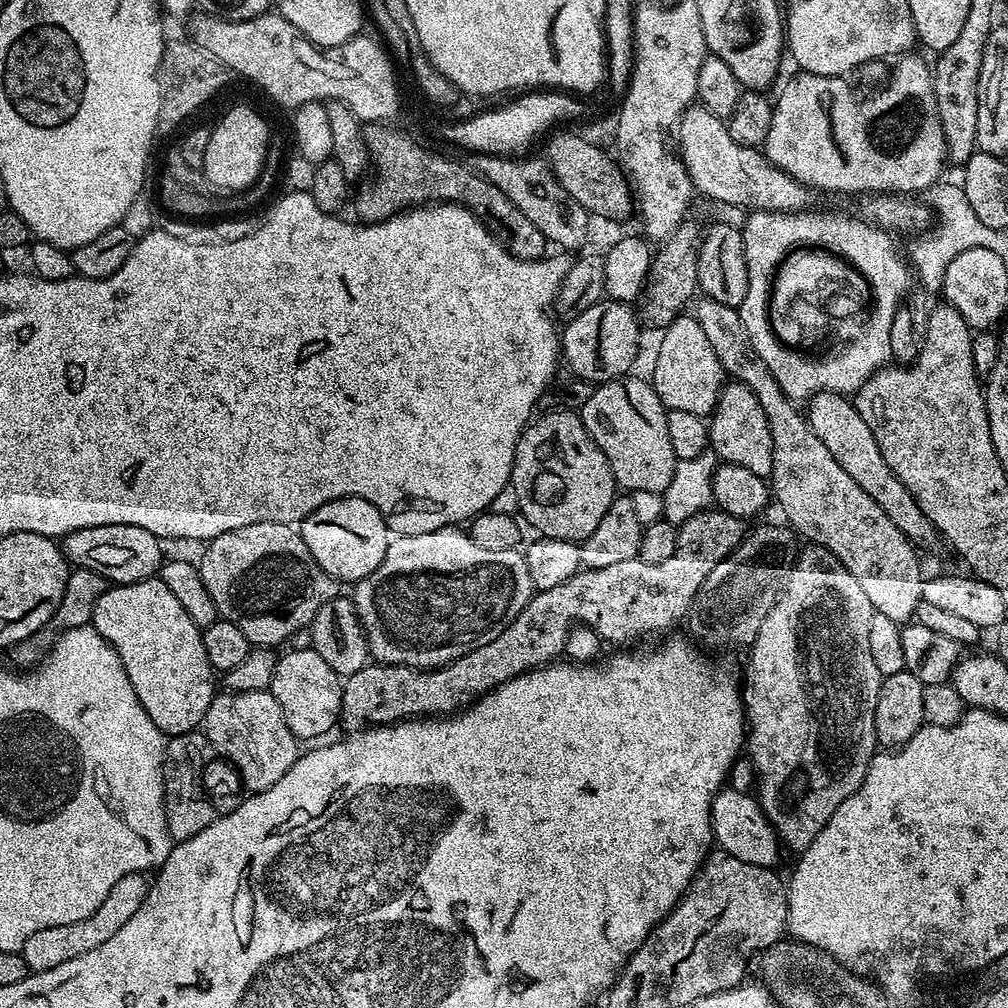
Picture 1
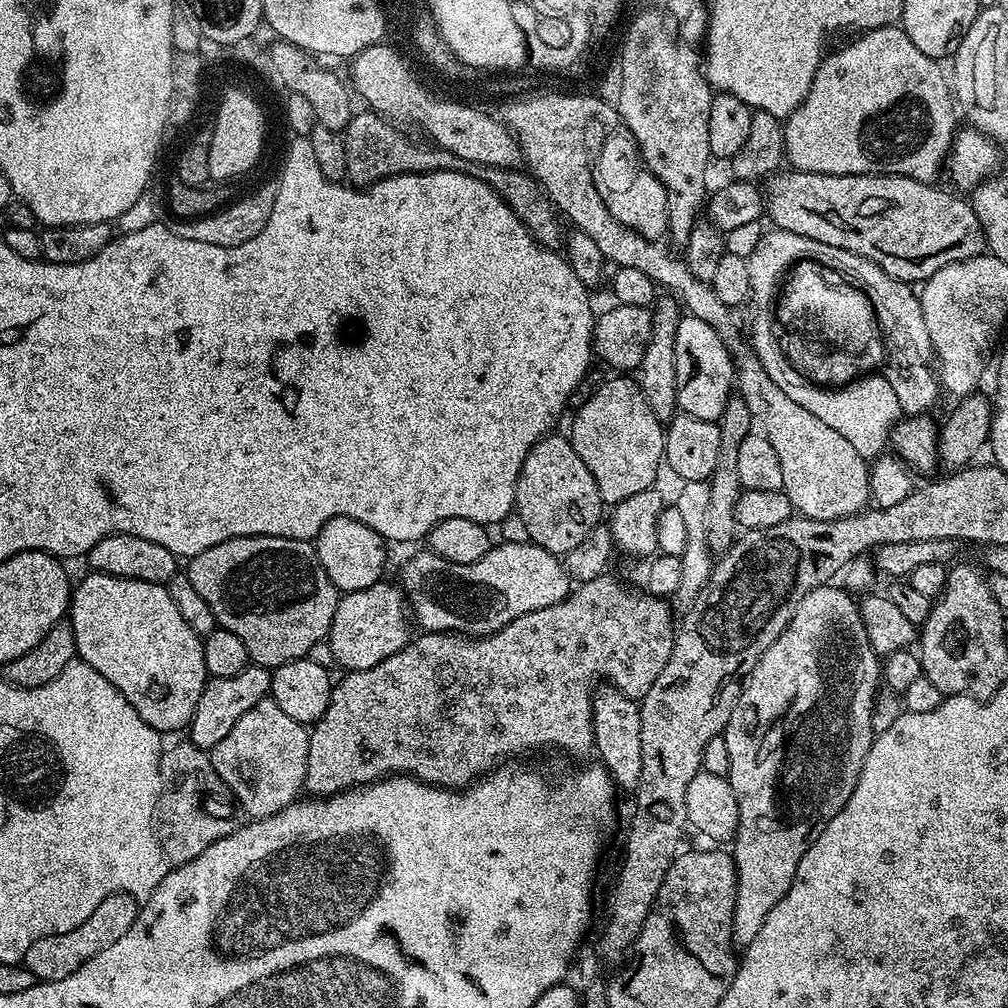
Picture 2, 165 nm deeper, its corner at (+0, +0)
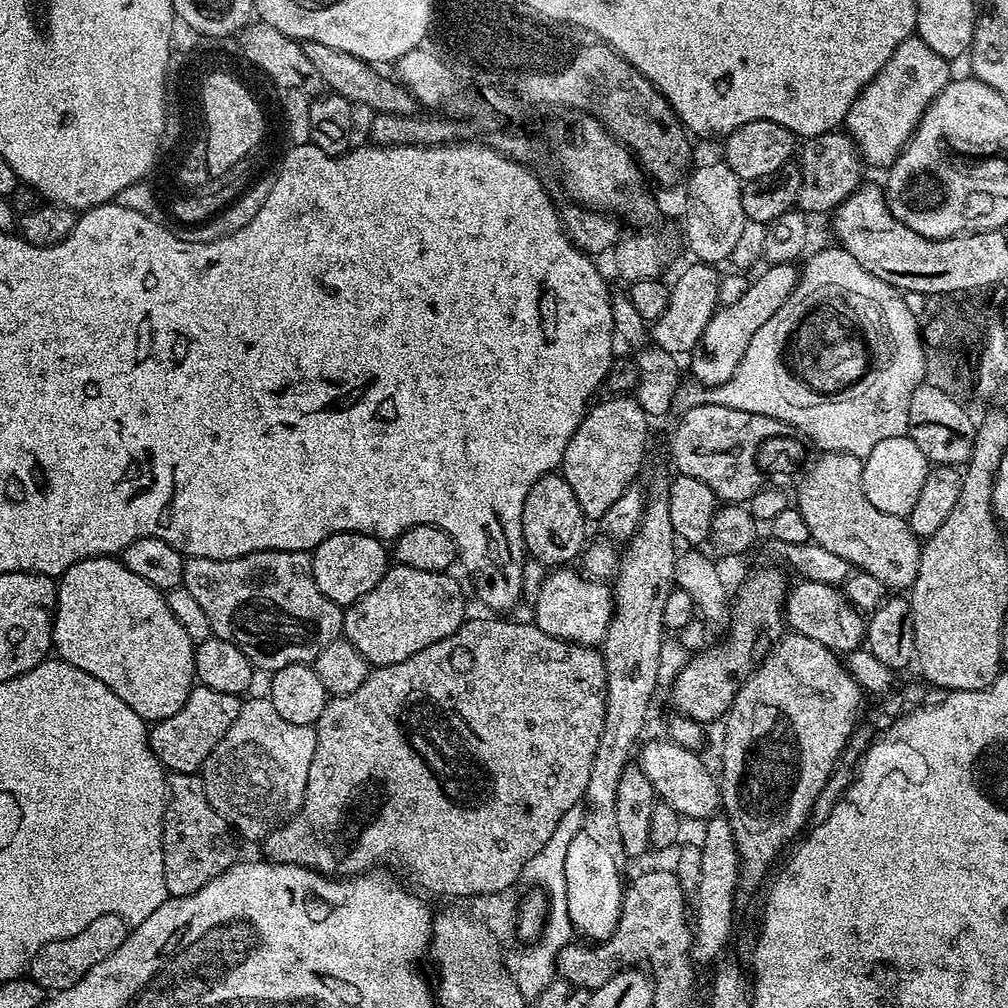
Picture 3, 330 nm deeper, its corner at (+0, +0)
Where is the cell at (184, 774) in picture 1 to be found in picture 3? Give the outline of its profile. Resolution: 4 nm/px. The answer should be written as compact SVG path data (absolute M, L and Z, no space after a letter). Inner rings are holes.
M173 772L168 776L168 805L164 811L164 833L162 834L162 846L164 847L164 873L166 874L166 890L169 897L189 896L206 882L218 878L218 874L226 871L230 865L237 863L241 855L240 848L236 845L237 833L231 824L217 814L214 806L206 798L204 781L199 775L191 772Z

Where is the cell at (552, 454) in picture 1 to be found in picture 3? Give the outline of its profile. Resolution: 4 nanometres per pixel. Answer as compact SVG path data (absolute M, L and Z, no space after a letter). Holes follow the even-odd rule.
M563 475L543 476L534 482L522 510L524 547L531 559L539 560L545 566L571 565L572 559L576 555L577 559L586 548L584 524L586 517L582 506L578 506L578 498L574 498L574 490L570 490L570 482L566 482Z

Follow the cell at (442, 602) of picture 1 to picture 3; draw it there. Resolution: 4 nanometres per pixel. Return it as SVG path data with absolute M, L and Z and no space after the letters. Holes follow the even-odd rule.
M560 566L545 575L544 585L542 590L538 590L538 600L534 604L534 623L537 628L559 640L589 646L603 645L613 615L611 587L600 581L603 579L589 578L574 569L572 566Z

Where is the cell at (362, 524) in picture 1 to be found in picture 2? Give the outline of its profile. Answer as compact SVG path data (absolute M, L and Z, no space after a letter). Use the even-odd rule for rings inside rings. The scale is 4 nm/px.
M345 516L330 518L330 522L322 526L314 543L322 570L326 570L330 582L334 582L334 586L341 593L366 590L366 586L381 583L386 541L383 536L370 530L370 526Z

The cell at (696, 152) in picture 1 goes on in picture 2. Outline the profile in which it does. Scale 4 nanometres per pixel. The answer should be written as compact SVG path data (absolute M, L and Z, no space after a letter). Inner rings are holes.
M795 170L777 171L767 177L766 185L766 216L772 219L777 229L790 234L798 234L802 238L810 238L814 242L826 242L826 246L838 246L842 250L850 250L854 254L864 256L870 262L882 266L886 274L905 282L925 282L938 270L954 262L962 262L985 251L984 231L978 222L978 214L974 214L971 203L964 200L955 191L947 192L944 188L935 188L937 185L932 182L915 180L909 176L835 176L834 174L818 174L817 172L797 172Z

